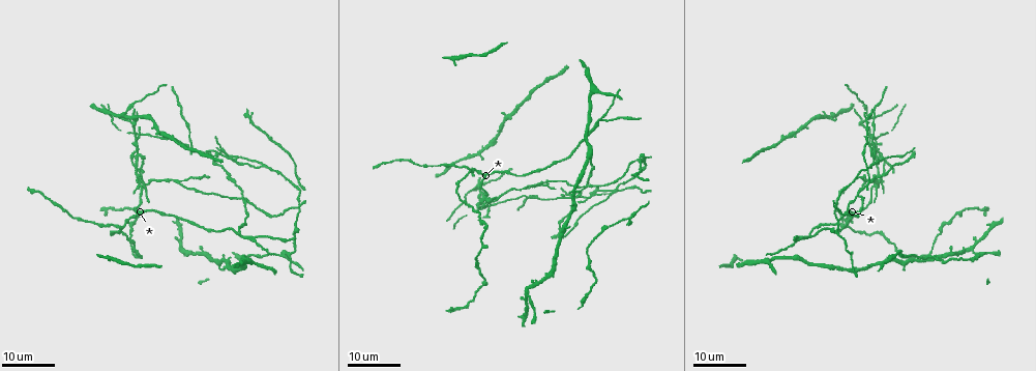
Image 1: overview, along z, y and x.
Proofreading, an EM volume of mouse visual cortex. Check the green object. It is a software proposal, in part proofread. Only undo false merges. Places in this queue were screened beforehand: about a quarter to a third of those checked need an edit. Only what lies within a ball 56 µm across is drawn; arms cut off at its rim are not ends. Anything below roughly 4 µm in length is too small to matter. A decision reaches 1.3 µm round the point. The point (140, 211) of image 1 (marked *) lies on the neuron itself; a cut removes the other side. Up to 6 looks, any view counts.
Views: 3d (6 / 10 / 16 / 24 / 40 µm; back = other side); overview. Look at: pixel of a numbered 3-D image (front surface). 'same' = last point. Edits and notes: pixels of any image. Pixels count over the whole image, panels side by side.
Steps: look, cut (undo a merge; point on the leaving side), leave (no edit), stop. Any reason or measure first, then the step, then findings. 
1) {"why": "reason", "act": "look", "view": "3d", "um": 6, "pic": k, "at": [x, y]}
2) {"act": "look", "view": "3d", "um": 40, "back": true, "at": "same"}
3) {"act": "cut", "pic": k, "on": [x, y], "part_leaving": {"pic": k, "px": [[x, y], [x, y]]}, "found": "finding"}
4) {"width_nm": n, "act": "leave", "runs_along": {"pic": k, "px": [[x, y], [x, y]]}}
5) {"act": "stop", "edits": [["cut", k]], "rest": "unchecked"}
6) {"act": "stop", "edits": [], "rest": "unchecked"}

{"why": "three arms meet", "act": "look", "view": "3d", "um": 24, "pic": 1, "at": [873, 153]}

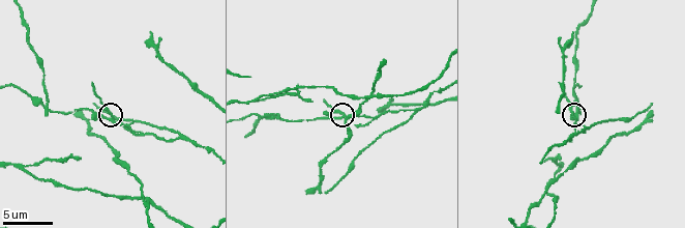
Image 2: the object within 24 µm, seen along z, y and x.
{"act": "look", "view": "3d", "um": 6, "pic": 2, "at": [341, 115]}

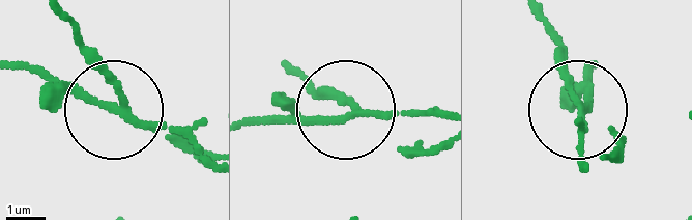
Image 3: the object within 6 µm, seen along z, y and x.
{"arms": 3, "act": "leave", "runs_along": {"pic": 3, "px": [[583, 159], [583, 109], [537, 14]]}, "found": "all the same neuron"}

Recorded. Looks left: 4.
{"why": "three arms meet", "act": "look", "view": "3d", "um": 16, "pic": 2, "at": [183, 138]}

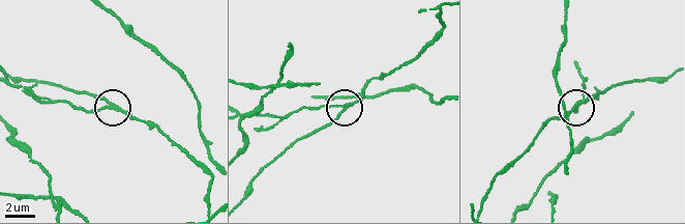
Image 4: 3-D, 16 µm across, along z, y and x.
{"act": "look", "view": "3d", "um": 6, "pic": 4, "at": [344, 109]}

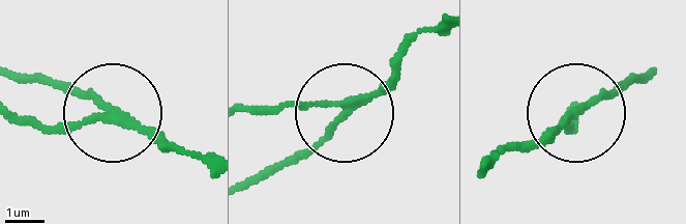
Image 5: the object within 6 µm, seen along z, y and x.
{"act": "cut", "pic": 5, "on": [84, 98], "part_leaving": {"pic": 5, "px": [[127, 115], [22, 79]]}, "found": "a second neuron is stuck on"}

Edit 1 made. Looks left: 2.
{"why": "arms part here", "act": "look", "view": "3d", "um": 6, "pic": 2, "at": [257, 101]}

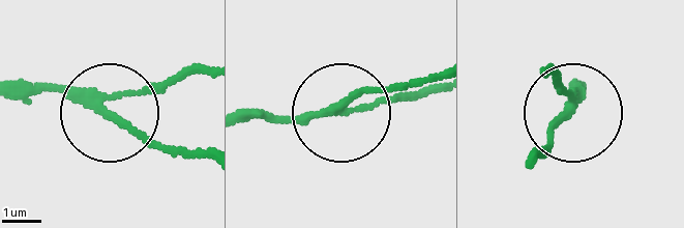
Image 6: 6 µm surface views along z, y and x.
{"side_arm_um": 6, "act": "cut", "pic": 6, "on": [144, 92], "part_leaving": {"pic": 6, "px": [[90, 90], [137, 90], [206, 70]]}, "found": "a second neuron is stuck on"}

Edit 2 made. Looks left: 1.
{"act": "stop", "edits": [["cut", 5], ["cut", 6]], "rest": "unchecked"}

